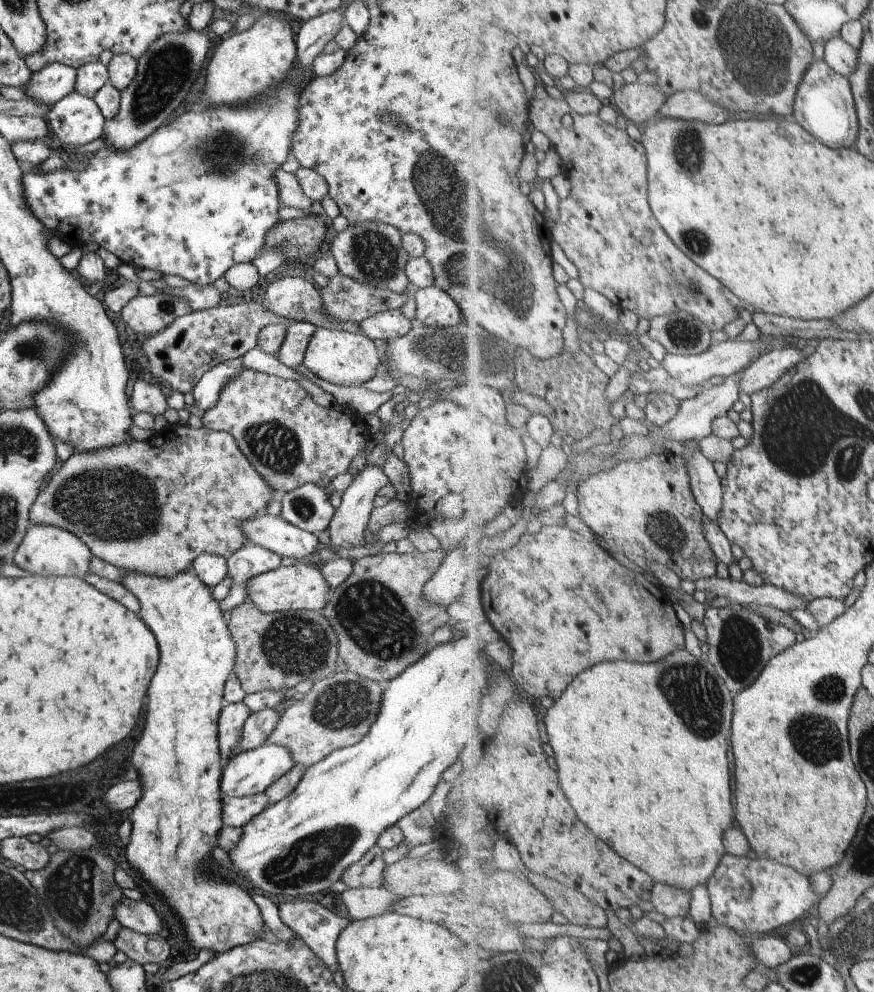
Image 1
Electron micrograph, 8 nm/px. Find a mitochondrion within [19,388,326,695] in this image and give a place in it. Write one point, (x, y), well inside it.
(112, 503)

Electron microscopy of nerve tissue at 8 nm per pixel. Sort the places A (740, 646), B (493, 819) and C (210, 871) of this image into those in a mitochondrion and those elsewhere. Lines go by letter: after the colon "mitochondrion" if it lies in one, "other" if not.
A: mitochondrion
B: other
C: other

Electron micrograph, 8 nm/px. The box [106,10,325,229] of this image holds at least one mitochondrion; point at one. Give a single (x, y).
(168, 69)

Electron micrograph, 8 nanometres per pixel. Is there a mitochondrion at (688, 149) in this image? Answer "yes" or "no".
yes

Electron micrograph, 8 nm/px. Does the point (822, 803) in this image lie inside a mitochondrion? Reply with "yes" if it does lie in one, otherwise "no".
no

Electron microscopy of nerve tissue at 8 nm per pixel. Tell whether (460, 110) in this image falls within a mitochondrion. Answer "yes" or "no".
no

